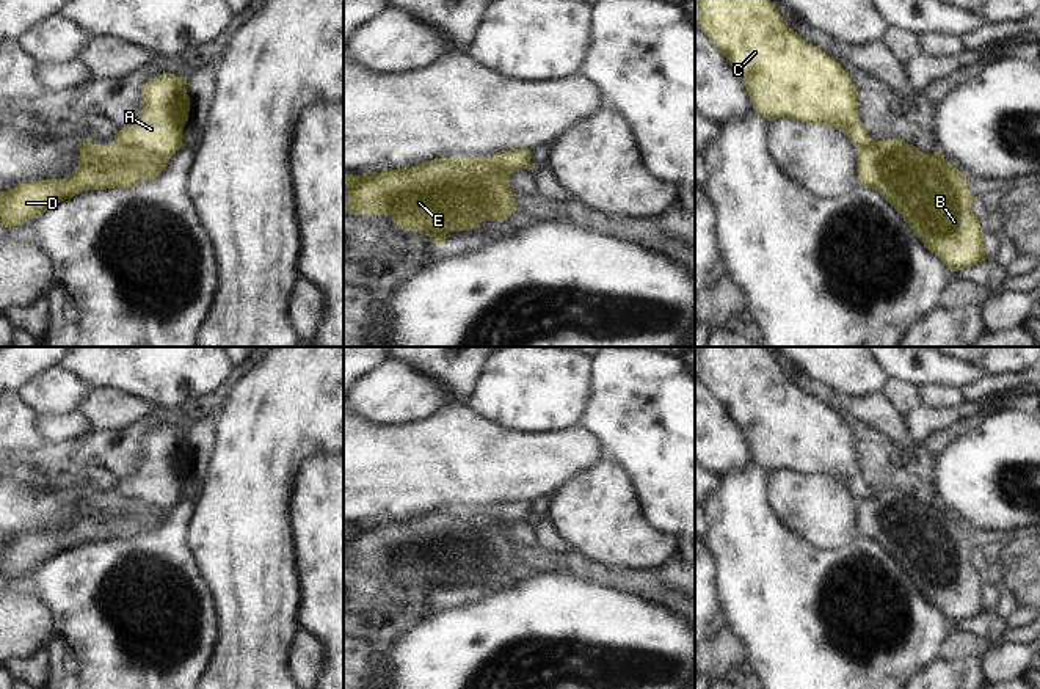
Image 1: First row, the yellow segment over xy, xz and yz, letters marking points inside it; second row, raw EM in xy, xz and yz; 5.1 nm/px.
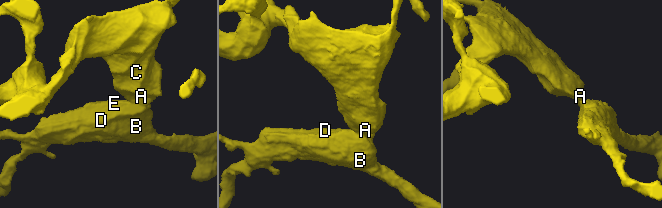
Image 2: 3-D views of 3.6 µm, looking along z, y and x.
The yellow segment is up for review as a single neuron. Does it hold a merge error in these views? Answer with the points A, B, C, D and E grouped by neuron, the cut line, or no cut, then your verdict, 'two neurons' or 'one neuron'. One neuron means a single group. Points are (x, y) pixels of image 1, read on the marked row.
A C / B D E; cut in xy along (115, 145), (118, 148), (138, 148), (167, 160); two neurons

